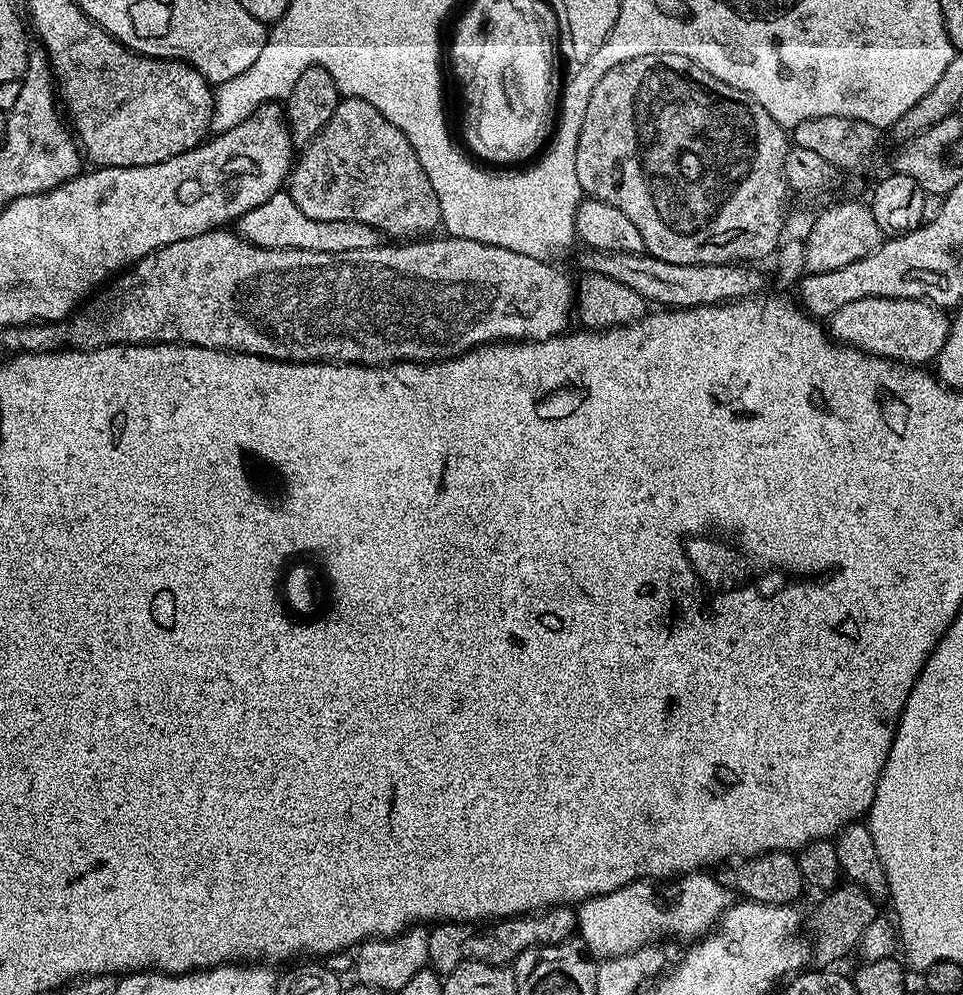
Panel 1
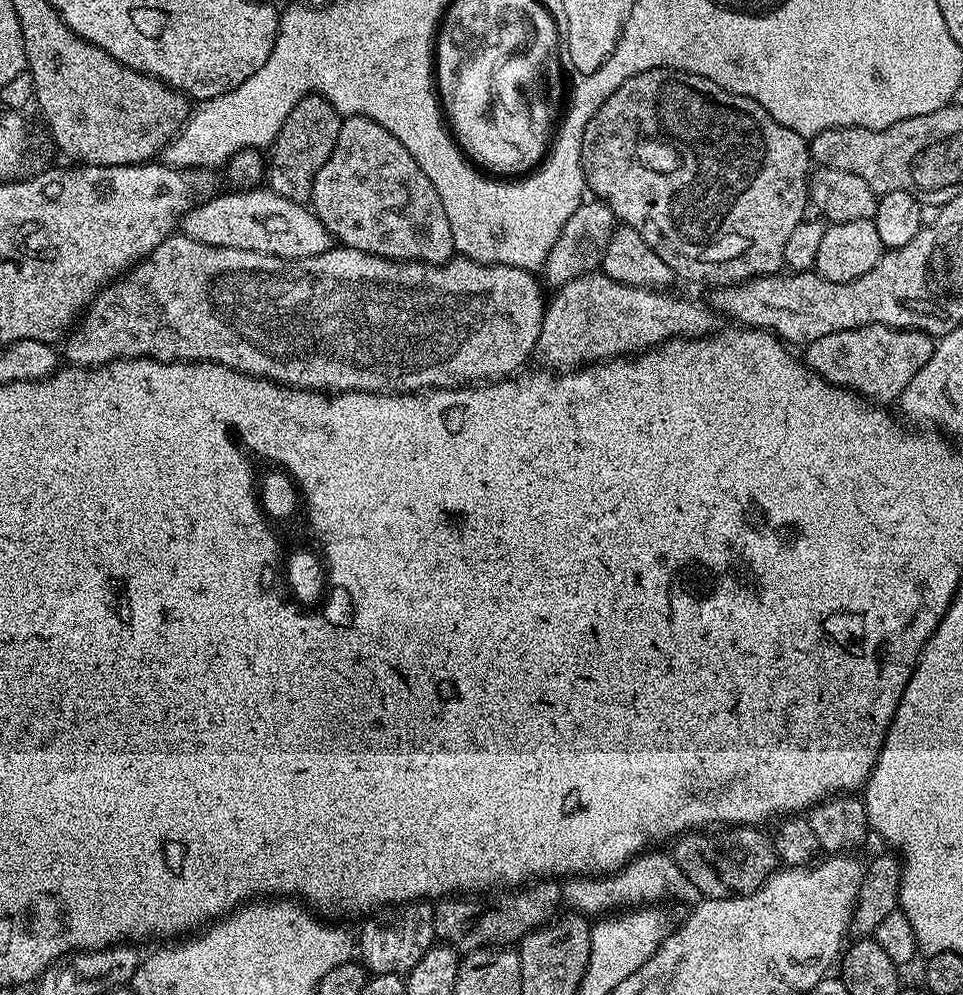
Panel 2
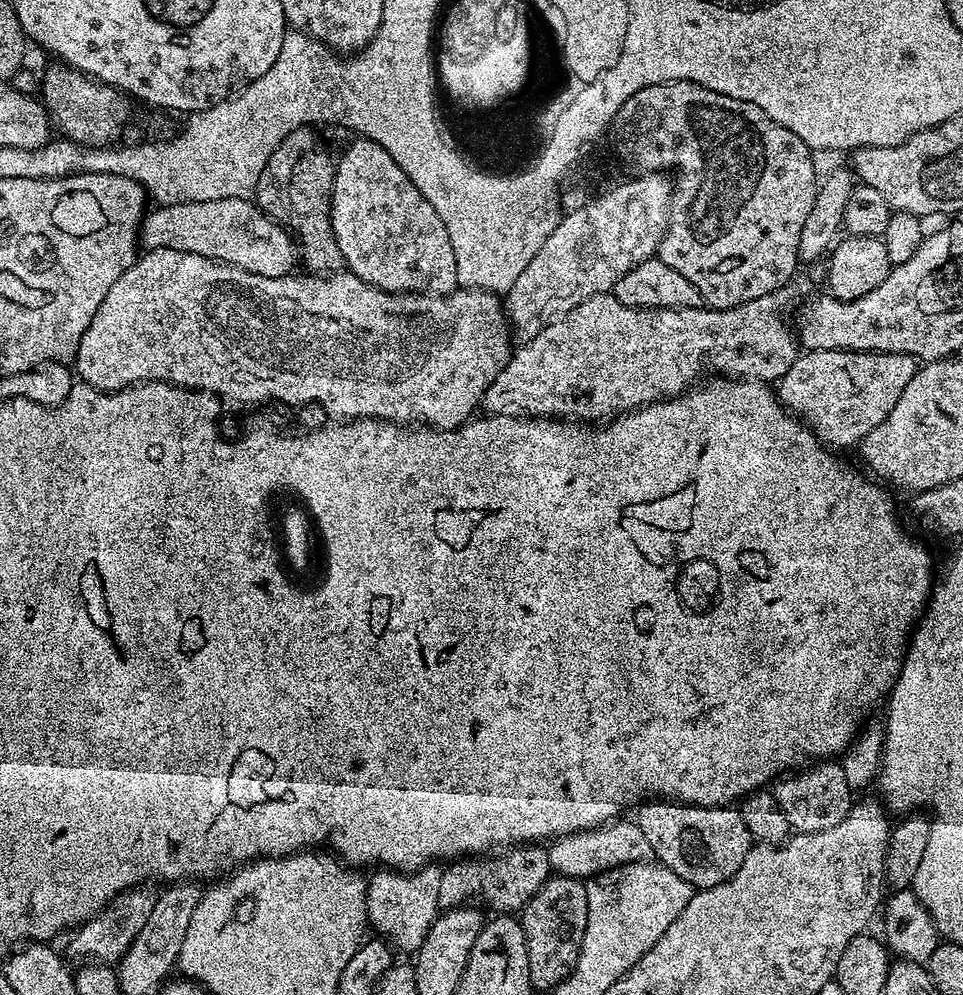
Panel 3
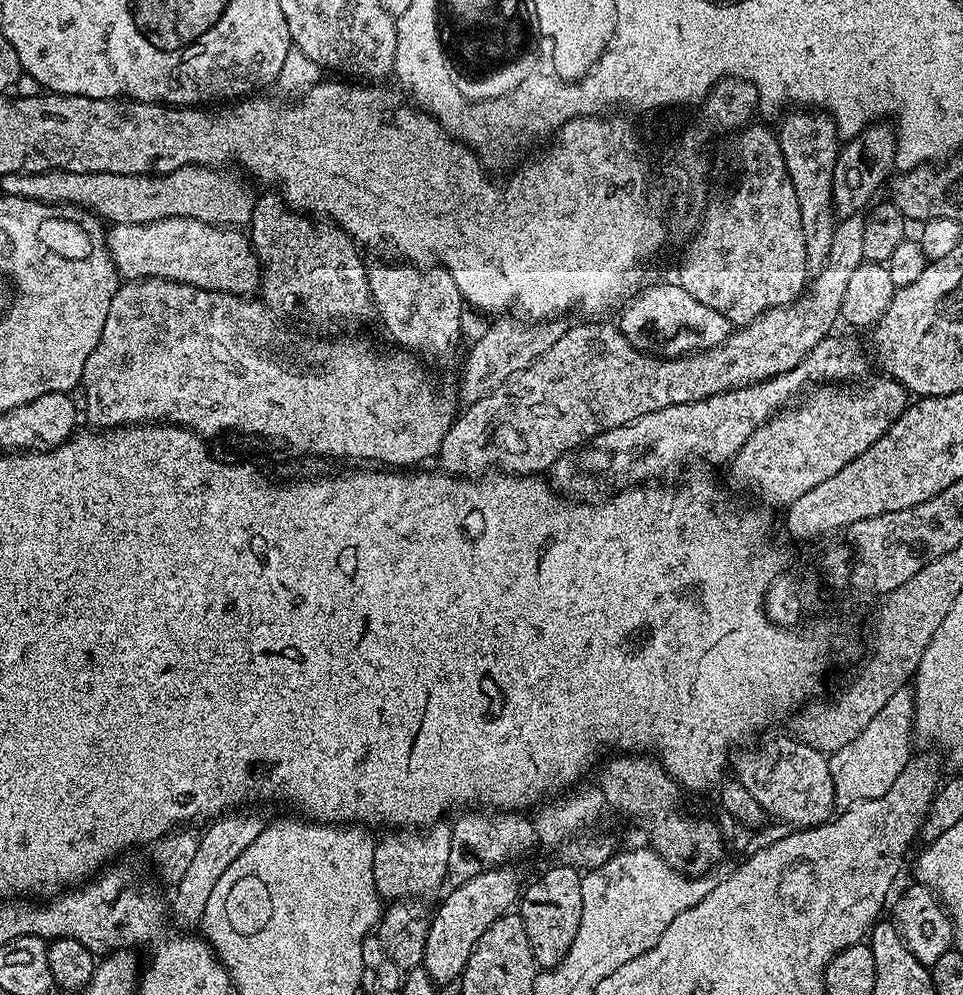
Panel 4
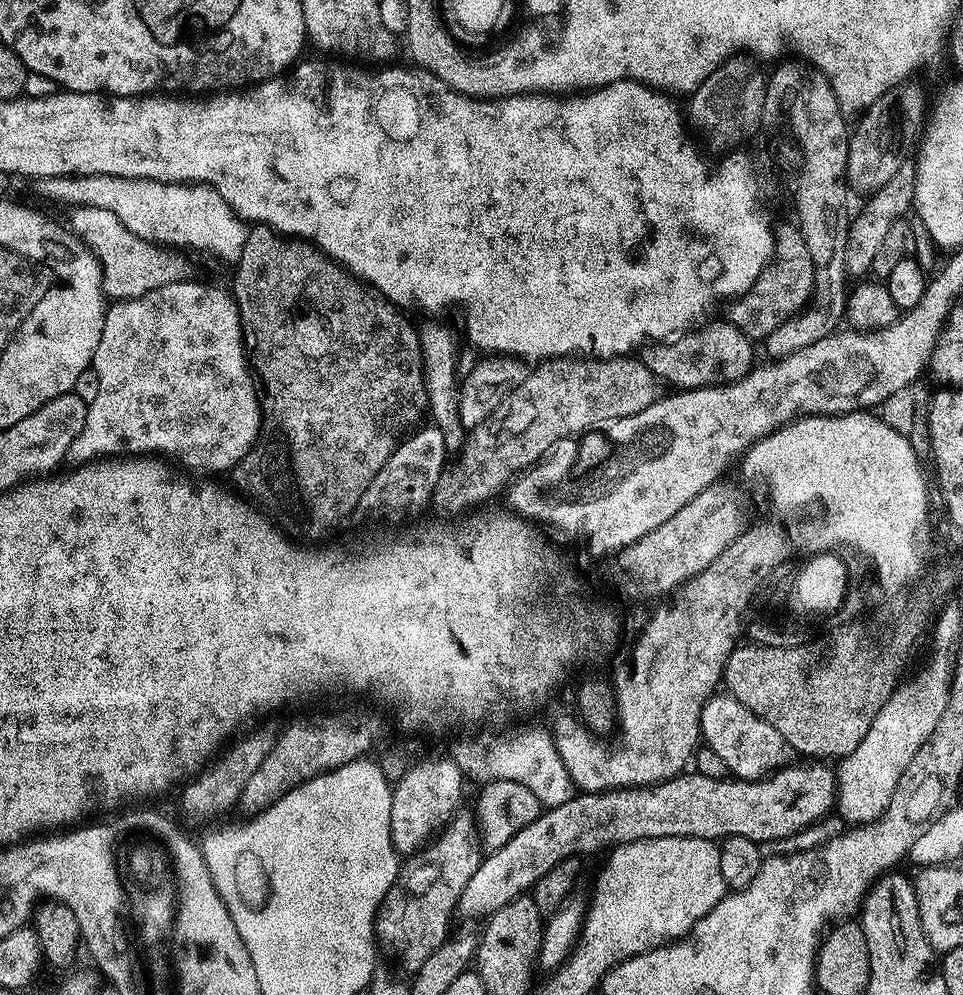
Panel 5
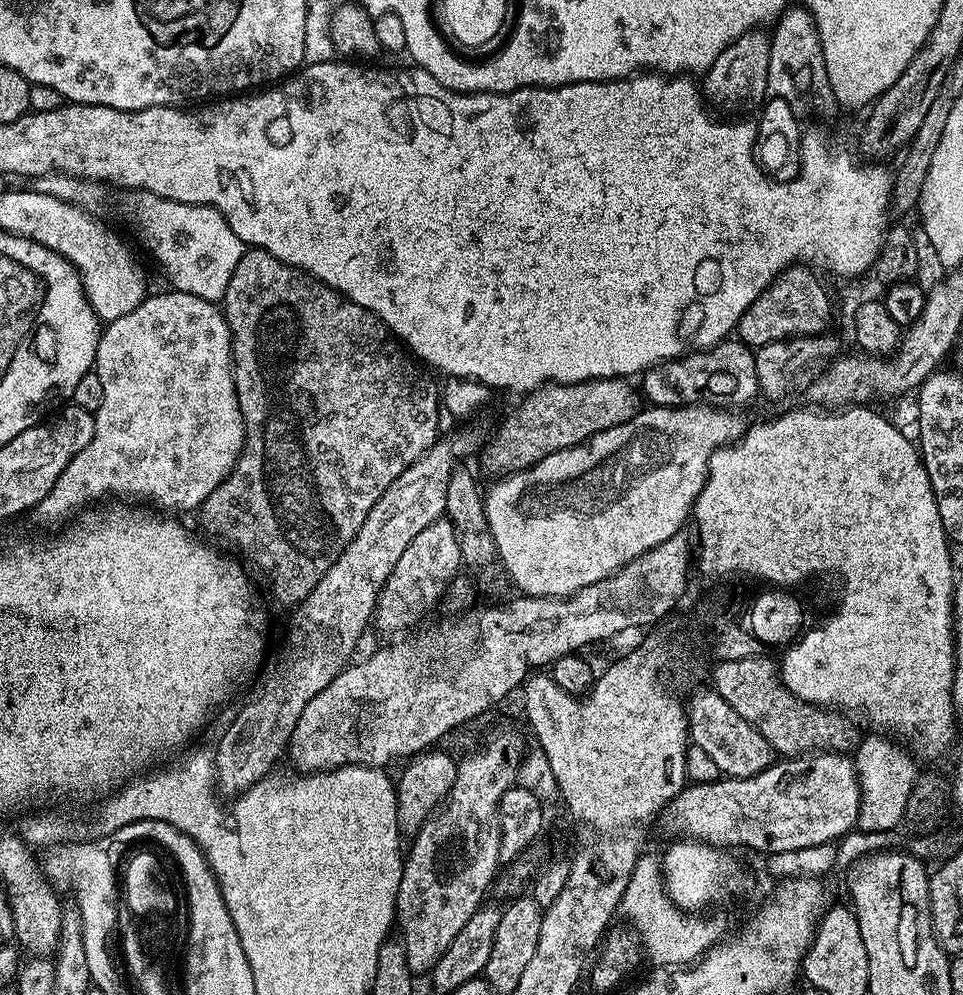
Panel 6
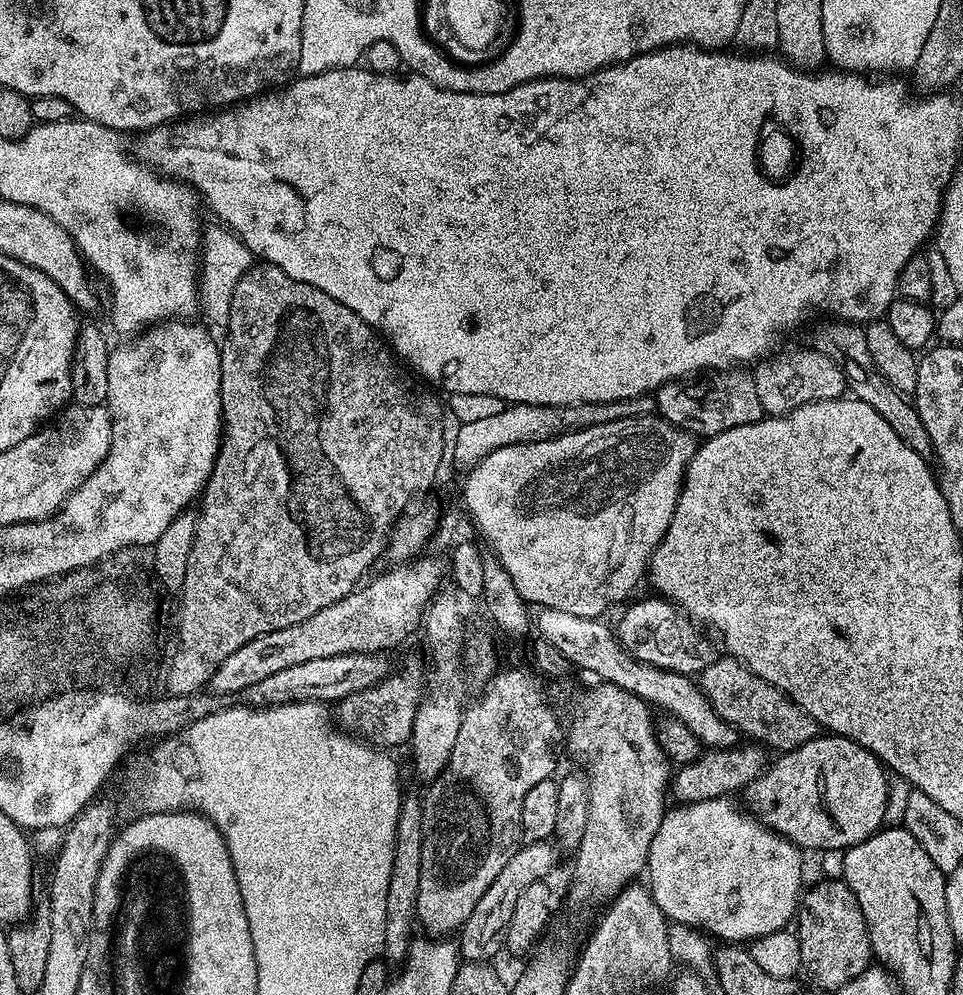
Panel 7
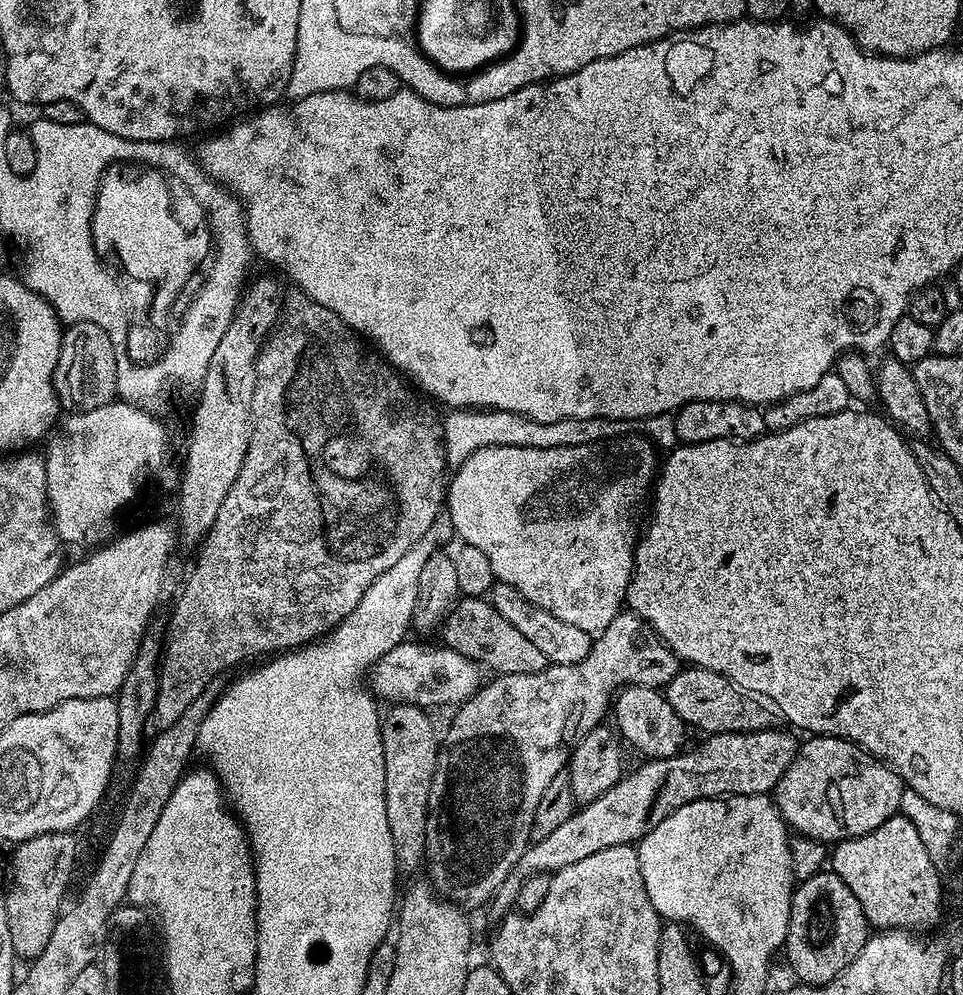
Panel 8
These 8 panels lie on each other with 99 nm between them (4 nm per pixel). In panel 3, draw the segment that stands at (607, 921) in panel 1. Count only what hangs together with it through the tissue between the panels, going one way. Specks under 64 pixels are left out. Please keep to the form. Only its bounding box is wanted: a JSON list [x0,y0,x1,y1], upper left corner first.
[547,818,650,881]

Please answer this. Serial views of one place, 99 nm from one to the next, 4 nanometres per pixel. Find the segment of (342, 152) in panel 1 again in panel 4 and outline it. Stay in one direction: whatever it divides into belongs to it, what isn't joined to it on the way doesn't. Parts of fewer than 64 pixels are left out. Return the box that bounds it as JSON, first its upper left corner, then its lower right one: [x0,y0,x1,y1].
[368,262,466,361]

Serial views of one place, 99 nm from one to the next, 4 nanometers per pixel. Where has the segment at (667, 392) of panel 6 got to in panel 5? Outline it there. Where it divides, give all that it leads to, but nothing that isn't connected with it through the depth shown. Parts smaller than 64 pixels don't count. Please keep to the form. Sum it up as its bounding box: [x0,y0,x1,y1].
[642,322,753,390]

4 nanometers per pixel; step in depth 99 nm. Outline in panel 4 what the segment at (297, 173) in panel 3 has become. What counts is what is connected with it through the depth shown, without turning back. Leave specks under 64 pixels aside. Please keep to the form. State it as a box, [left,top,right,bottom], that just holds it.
[250,190,372,320]

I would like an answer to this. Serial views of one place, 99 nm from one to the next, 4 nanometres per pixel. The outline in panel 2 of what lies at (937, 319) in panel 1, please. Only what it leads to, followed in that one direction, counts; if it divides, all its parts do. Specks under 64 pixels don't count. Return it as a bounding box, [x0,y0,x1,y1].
[802,324,933,406]

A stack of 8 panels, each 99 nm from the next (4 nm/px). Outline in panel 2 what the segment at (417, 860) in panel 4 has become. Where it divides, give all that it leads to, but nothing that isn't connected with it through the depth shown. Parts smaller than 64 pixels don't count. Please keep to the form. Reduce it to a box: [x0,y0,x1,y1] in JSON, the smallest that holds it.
[358,902,436,976]

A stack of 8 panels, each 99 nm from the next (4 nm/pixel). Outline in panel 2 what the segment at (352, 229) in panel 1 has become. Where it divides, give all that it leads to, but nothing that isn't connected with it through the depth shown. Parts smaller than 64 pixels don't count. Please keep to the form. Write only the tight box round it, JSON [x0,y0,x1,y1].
[182,186,334,262]

